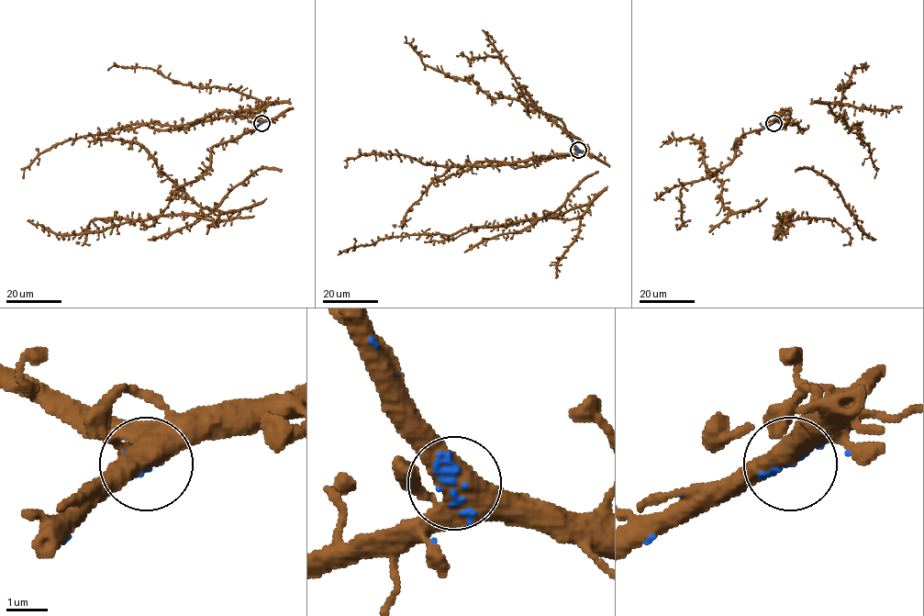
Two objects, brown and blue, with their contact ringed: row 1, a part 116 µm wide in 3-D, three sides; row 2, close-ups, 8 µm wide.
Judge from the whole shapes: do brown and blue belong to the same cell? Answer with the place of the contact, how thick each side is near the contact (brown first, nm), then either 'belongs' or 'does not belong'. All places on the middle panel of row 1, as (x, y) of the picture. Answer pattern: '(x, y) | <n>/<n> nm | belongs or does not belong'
(578, 150) | 550/160 nm | belongs

